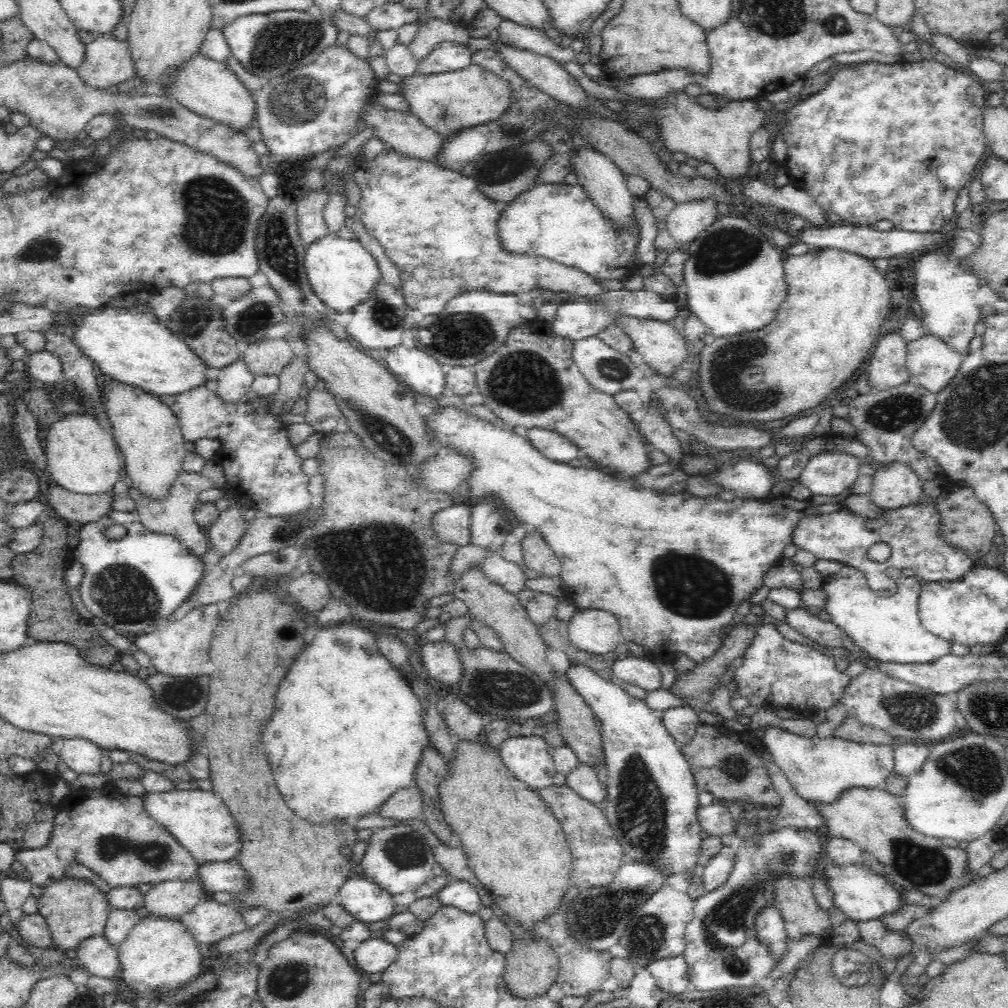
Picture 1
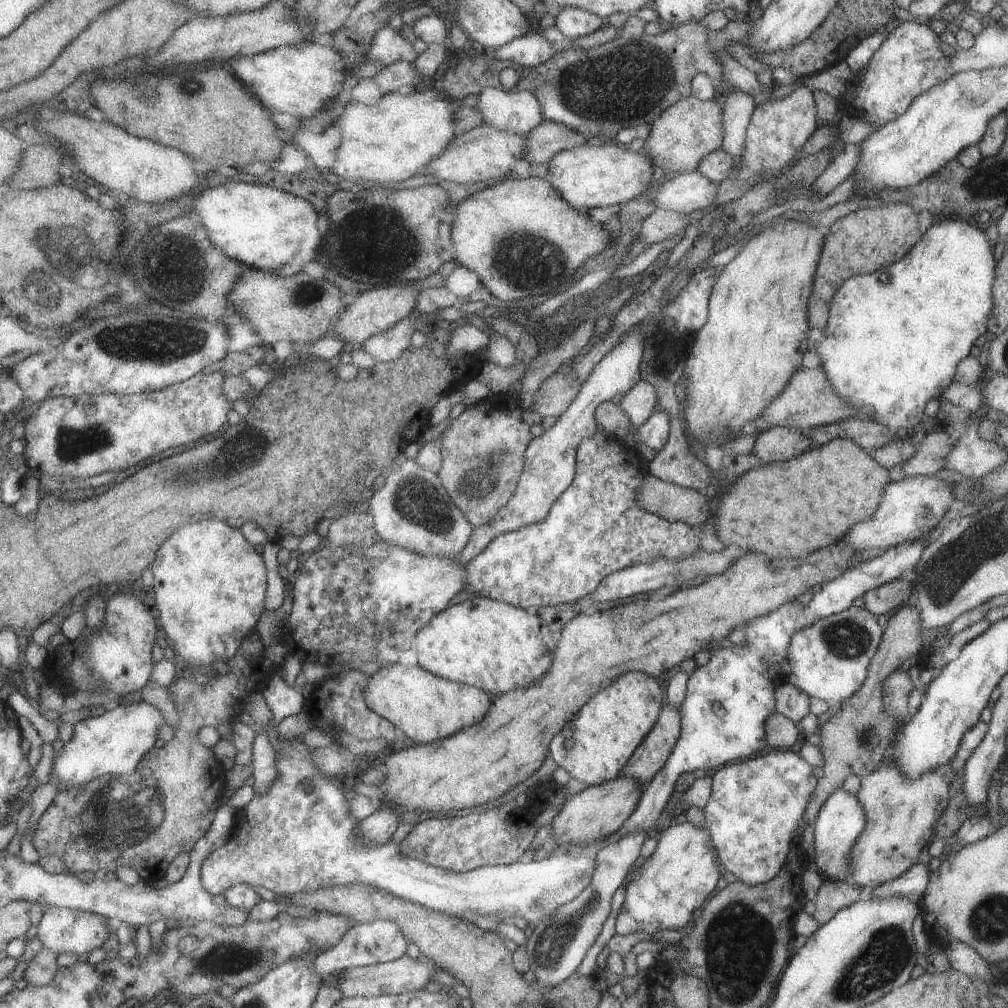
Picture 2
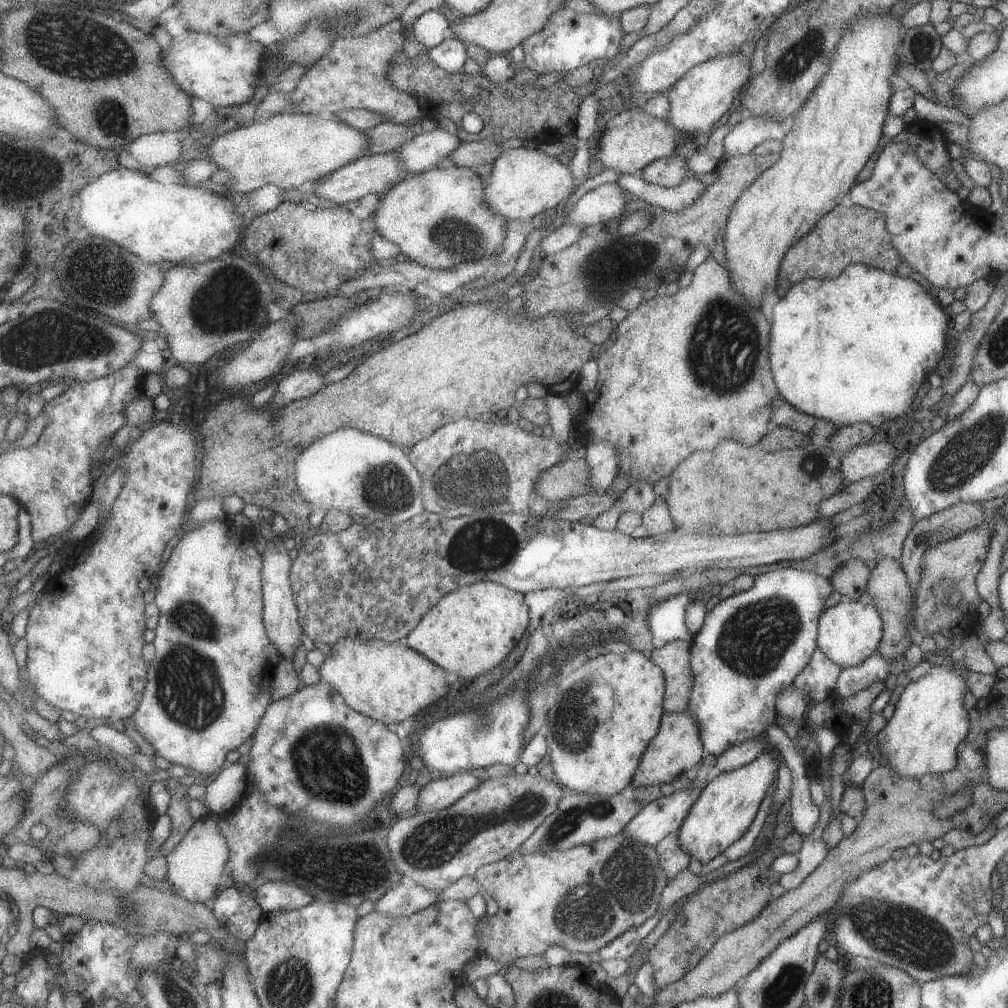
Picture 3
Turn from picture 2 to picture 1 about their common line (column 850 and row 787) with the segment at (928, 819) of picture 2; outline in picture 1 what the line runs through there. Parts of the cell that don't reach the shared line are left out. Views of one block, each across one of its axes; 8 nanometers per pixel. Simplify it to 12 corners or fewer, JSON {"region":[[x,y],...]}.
{"region":[[847,788],[816,803],[901,890],[943,901],[978,879],[967,851],[914,830],[902,799]]}

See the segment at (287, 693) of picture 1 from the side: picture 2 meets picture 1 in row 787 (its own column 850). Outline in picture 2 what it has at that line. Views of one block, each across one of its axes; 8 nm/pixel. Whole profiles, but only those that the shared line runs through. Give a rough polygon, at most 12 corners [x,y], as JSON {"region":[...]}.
{"region":[[940,218],[848,278],[814,350],[897,430],[990,336],[995,246]]}

